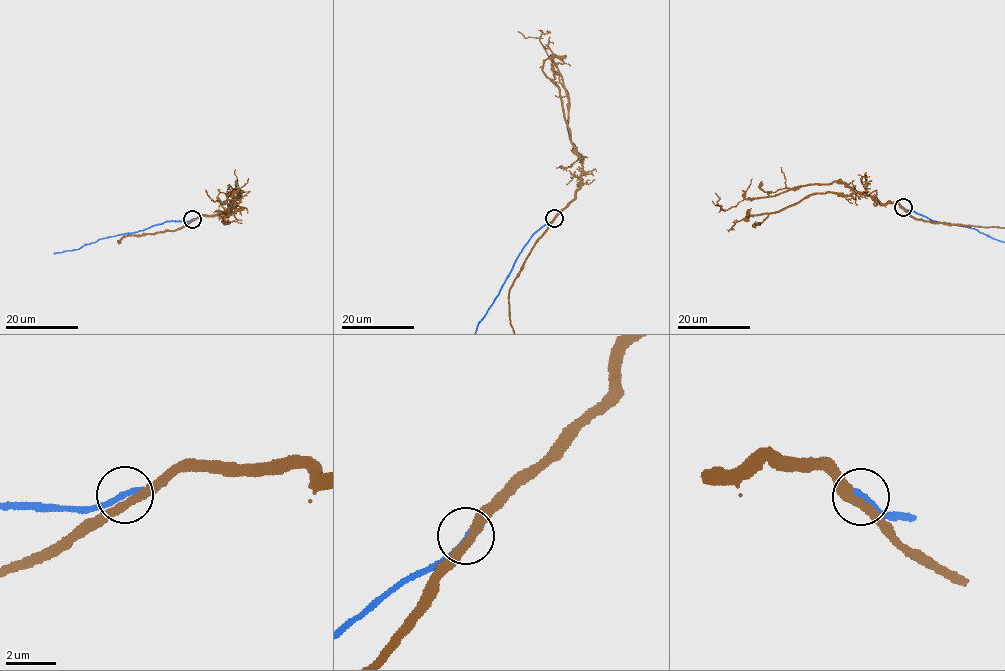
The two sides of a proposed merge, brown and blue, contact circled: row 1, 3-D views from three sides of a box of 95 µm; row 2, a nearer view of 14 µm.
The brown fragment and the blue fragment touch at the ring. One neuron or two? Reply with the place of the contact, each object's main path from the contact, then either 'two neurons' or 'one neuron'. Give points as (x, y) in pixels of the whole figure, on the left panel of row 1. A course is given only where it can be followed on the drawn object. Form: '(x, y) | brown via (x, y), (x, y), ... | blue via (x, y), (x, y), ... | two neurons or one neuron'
(192, 219) | one neuron

